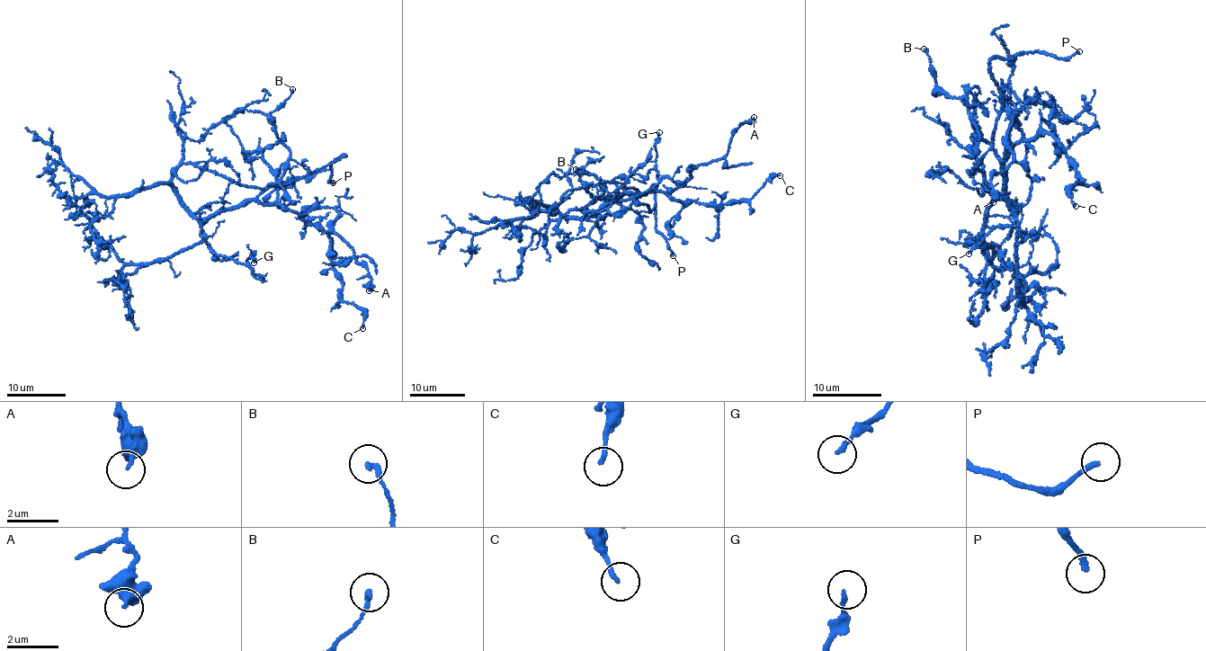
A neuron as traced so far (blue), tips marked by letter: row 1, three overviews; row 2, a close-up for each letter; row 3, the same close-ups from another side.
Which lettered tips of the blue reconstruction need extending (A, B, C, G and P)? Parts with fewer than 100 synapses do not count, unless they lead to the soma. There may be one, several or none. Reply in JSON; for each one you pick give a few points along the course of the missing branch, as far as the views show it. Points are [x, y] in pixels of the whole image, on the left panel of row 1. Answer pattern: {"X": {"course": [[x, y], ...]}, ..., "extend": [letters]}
{"P": {"course": [[333, 182], [334, 190], [345, 201], [354, 202]]}, "extend": ["P"]}

